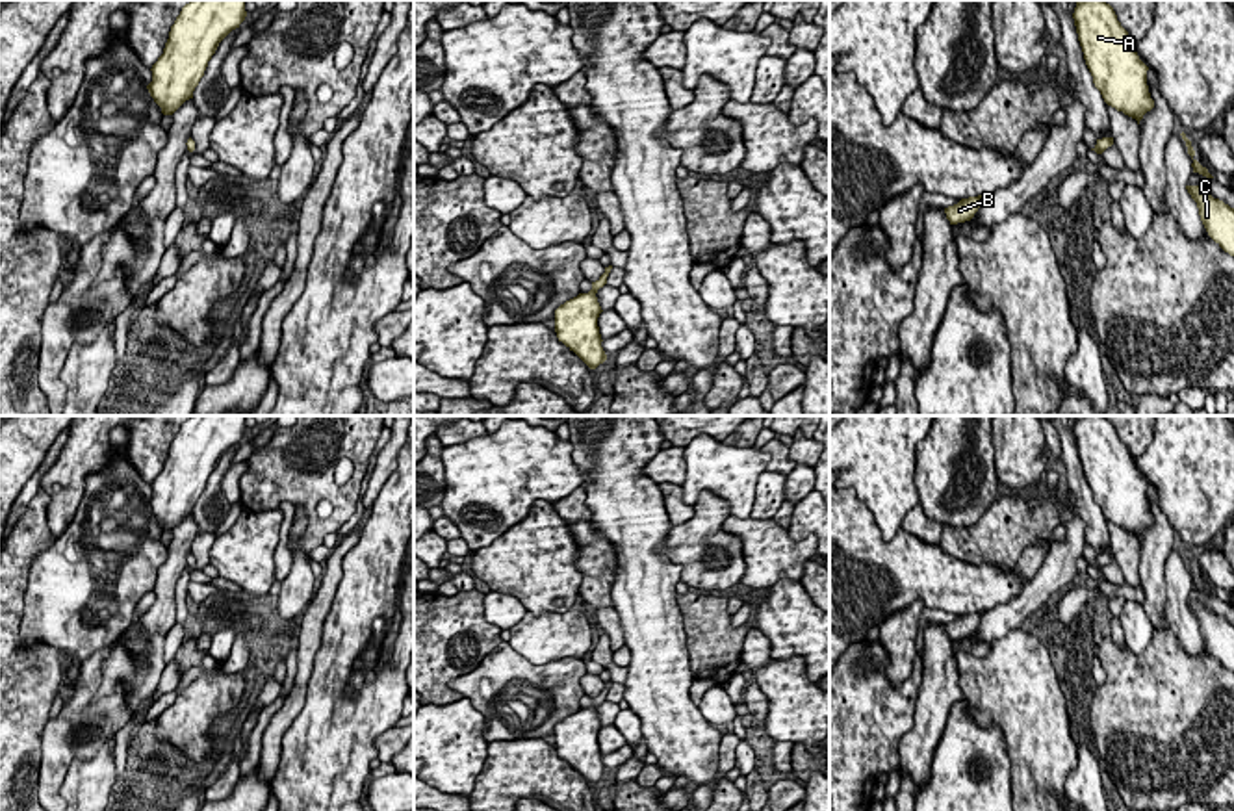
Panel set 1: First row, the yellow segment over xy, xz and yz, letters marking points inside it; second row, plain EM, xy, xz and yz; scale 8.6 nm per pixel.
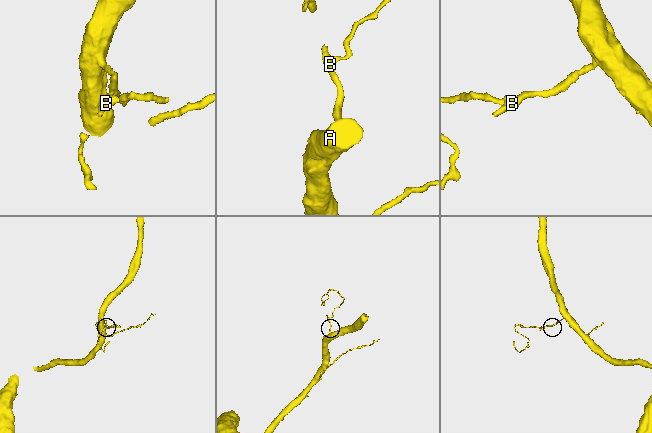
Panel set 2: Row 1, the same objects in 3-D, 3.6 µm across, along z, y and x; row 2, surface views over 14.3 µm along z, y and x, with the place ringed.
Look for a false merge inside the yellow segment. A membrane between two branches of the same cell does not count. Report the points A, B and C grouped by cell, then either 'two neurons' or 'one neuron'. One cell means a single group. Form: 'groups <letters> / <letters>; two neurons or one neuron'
groups A B C; one neuron

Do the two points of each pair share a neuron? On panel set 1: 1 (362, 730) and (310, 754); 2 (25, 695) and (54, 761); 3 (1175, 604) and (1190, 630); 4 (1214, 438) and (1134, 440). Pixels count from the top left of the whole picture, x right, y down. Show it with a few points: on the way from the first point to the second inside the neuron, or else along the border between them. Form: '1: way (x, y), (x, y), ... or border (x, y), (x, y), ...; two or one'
1: way (349, 730), (344, 730), (323, 750); one
2: border (49, 719), (41, 735), (38, 776); two
3: way (1175, 609), (1184, 624); one
4: border (1153, 435), (1153, 440), (1136, 459); two

